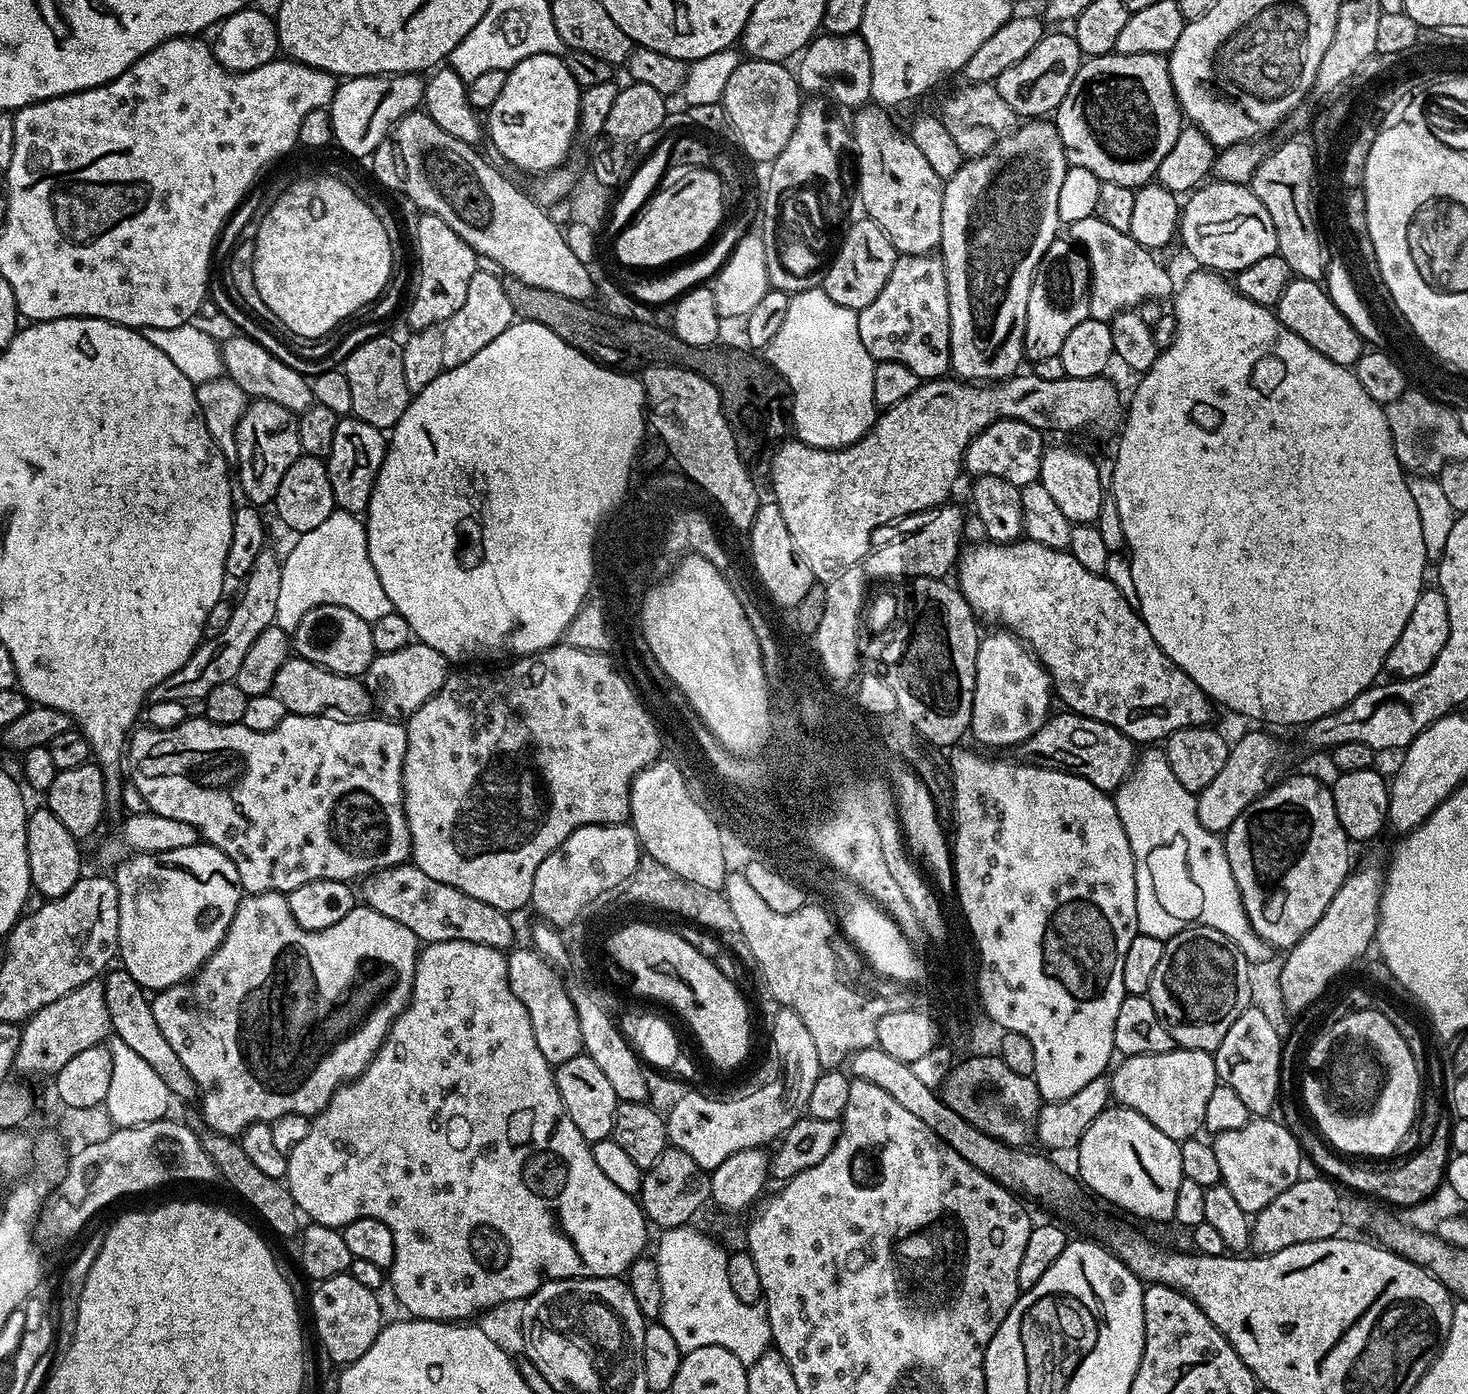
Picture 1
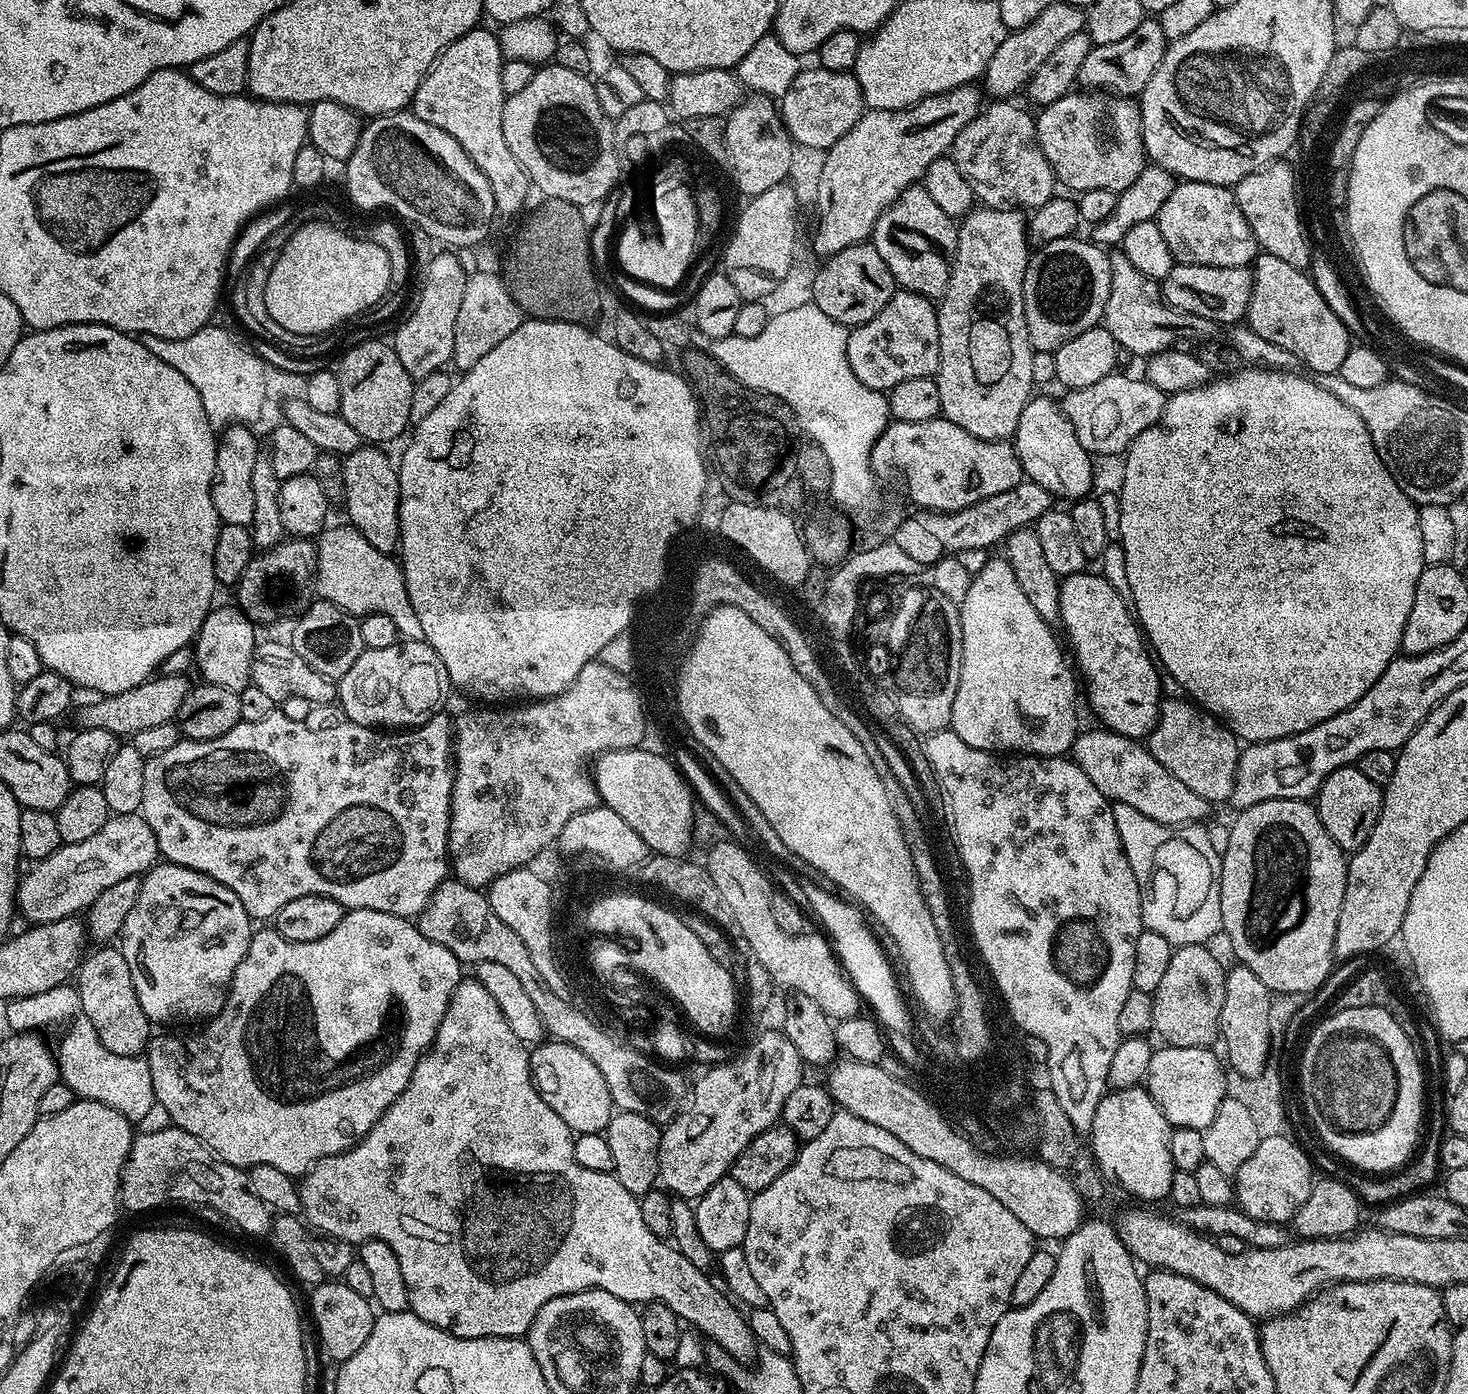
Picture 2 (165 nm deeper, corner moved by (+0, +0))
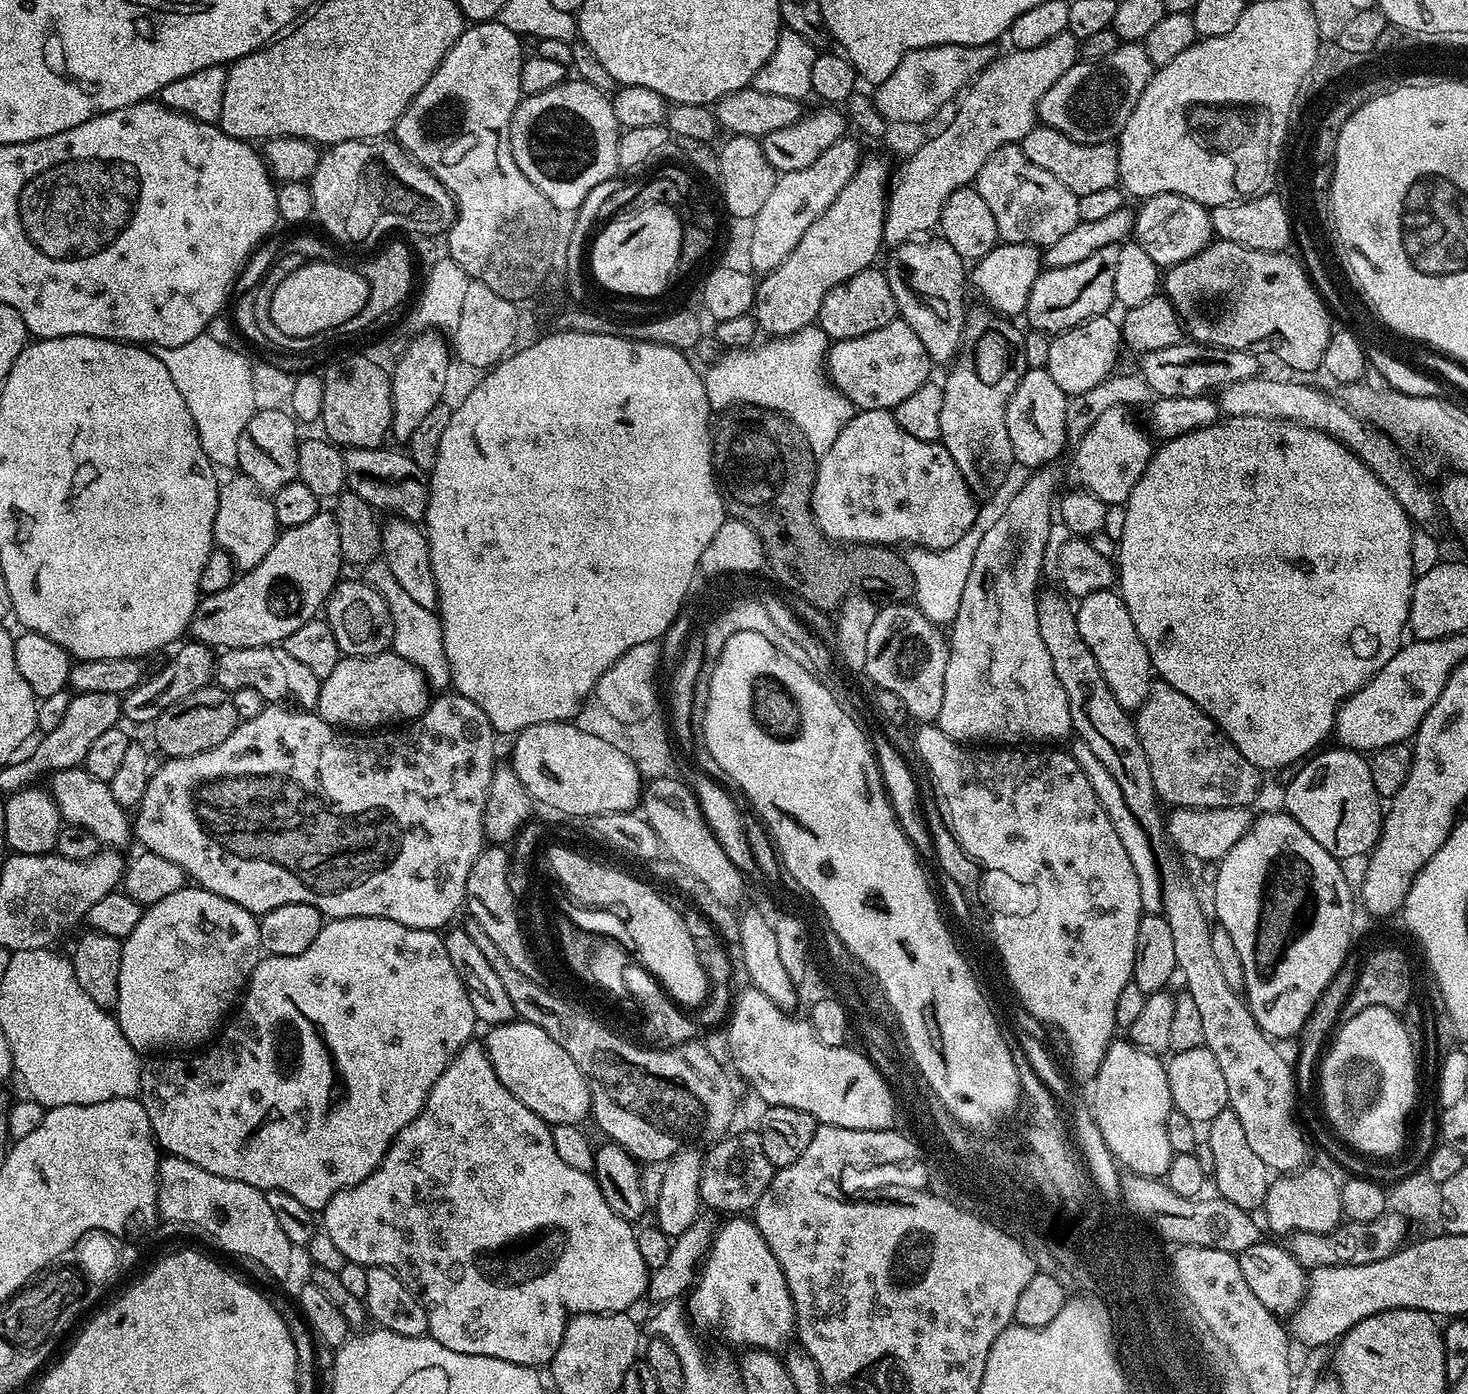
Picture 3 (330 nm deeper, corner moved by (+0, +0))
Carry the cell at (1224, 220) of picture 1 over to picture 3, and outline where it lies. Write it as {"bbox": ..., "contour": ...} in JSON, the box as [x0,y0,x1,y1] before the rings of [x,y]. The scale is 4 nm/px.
{"bbox":[1134,194,1213,270],"contour":[[[1158,194],[1147,197],[1141,204],[1144,205],[1140,212],[1138,208],[1134,216],[1134,240],[1161,269],[1167,270],[1173,264],[1186,262],[1186,258],[1194,258],[1213,243],[1212,217],[1203,204],[1182,194]]]}

